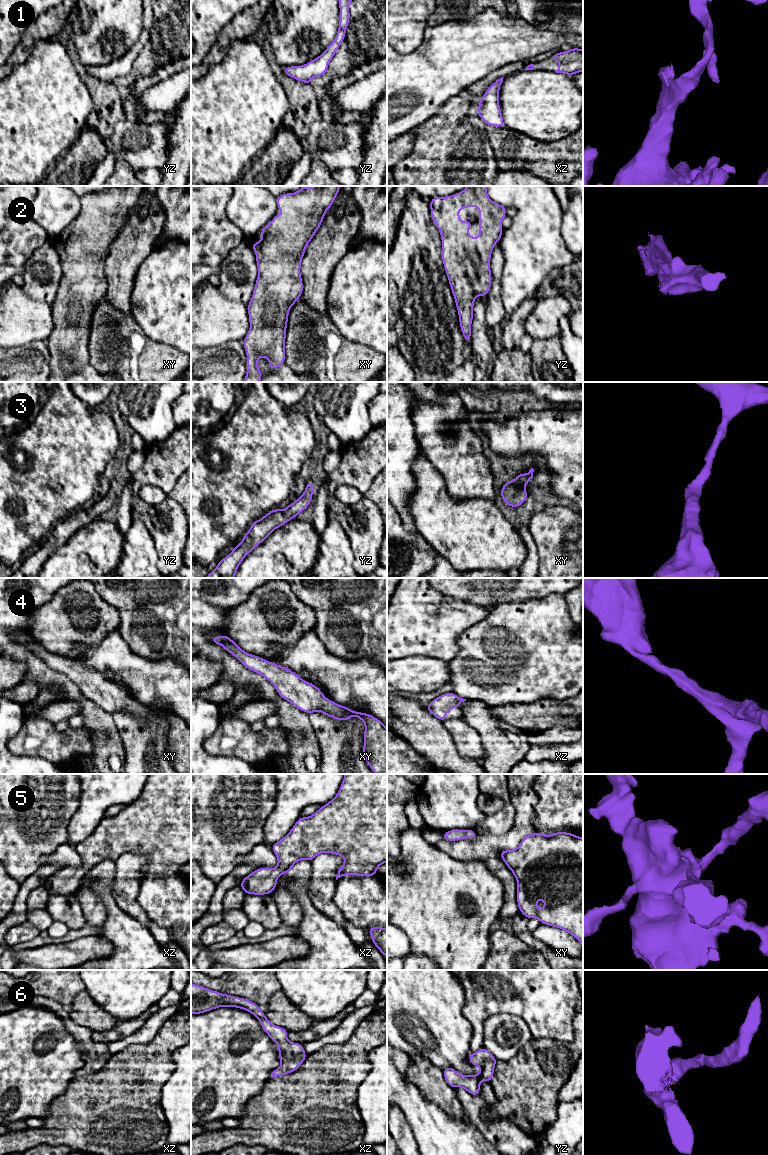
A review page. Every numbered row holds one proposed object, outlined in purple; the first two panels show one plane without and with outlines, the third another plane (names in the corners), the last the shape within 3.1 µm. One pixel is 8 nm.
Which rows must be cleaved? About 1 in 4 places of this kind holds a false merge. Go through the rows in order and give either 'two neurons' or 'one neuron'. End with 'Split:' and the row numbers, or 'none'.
1: one neuron
2: one neuron
3: one neuron
4: one neuron
5: one neuron
6: one neuron
Split: none

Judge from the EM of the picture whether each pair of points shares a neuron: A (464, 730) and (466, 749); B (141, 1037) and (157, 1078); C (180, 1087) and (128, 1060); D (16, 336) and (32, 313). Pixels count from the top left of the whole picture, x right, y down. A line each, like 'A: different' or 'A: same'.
A: same
B: different
C: different
D: same

